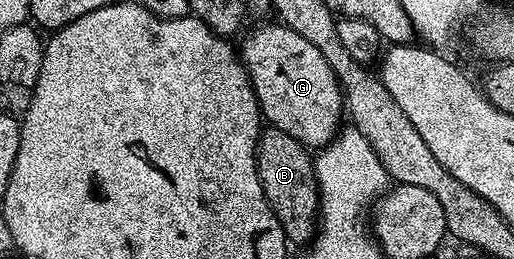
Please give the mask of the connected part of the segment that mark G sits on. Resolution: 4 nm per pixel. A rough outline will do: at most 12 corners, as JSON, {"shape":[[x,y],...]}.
{"shape":[[288,25],[248,33],[260,116],[306,147],[330,144],[344,94]]}

